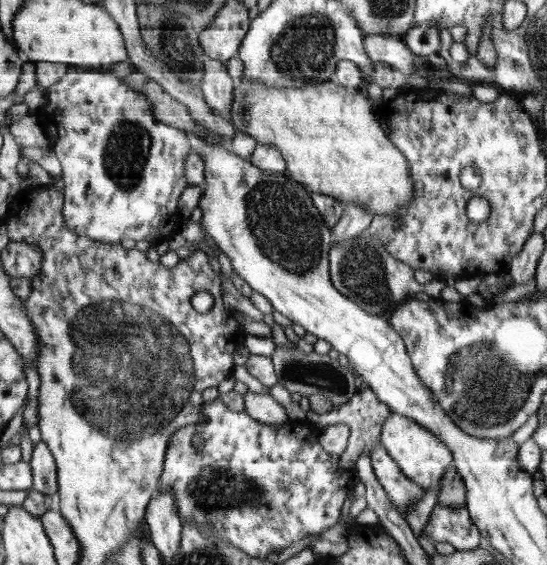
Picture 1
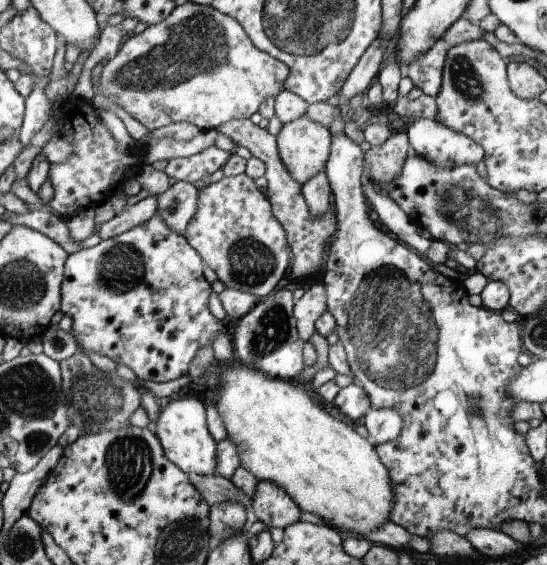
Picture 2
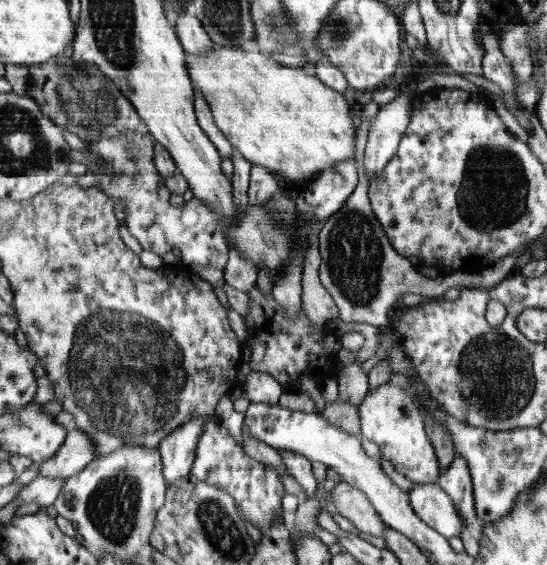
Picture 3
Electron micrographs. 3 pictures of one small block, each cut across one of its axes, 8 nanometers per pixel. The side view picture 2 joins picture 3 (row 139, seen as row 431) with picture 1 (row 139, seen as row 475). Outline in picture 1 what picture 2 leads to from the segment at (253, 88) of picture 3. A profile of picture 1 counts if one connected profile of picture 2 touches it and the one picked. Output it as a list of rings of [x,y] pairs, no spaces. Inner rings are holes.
[[[242,75],[234,84],[234,101],[231,123],[235,130],[252,136],[257,144],[268,144],[284,156],[286,172],[296,182],[309,187],[312,192],[334,197],[343,204],[358,203],[372,216],[394,216],[396,209],[408,205],[414,197],[414,180],[410,176],[409,160],[394,146],[385,129],[378,122],[380,107],[374,108],[370,94],[360,94],[328,80],[303,87],[285,87],[258,83]]]

